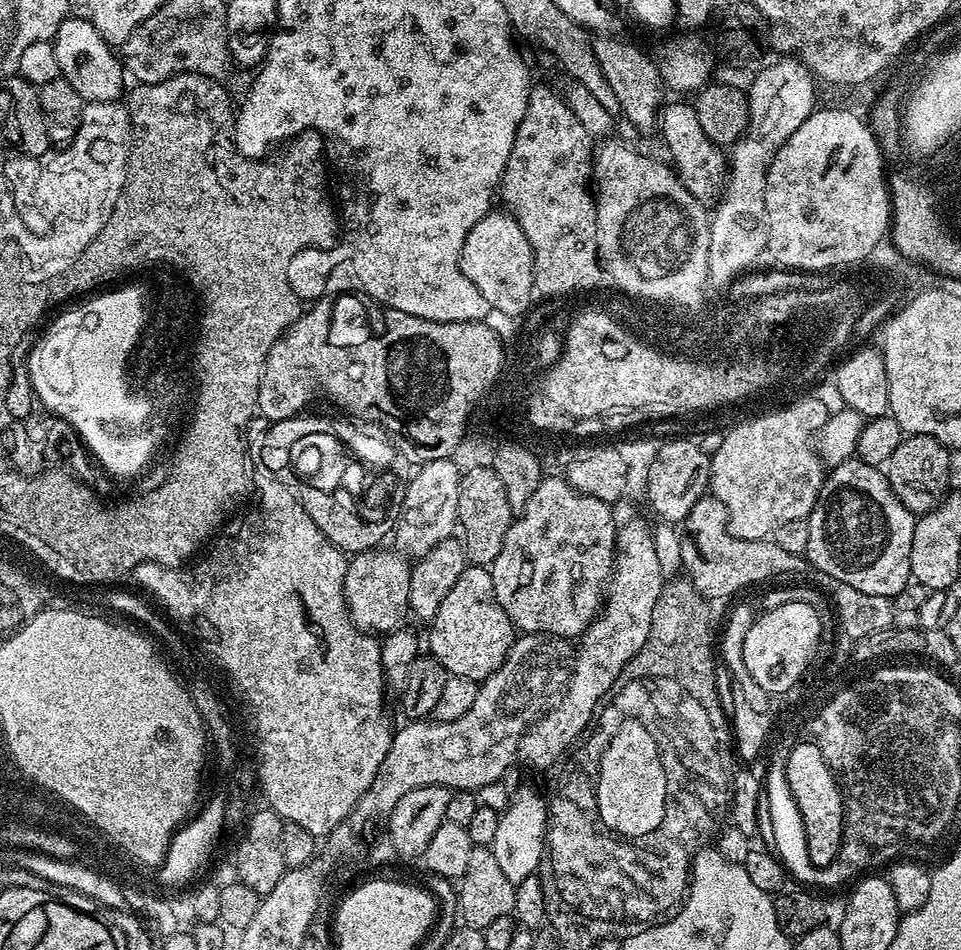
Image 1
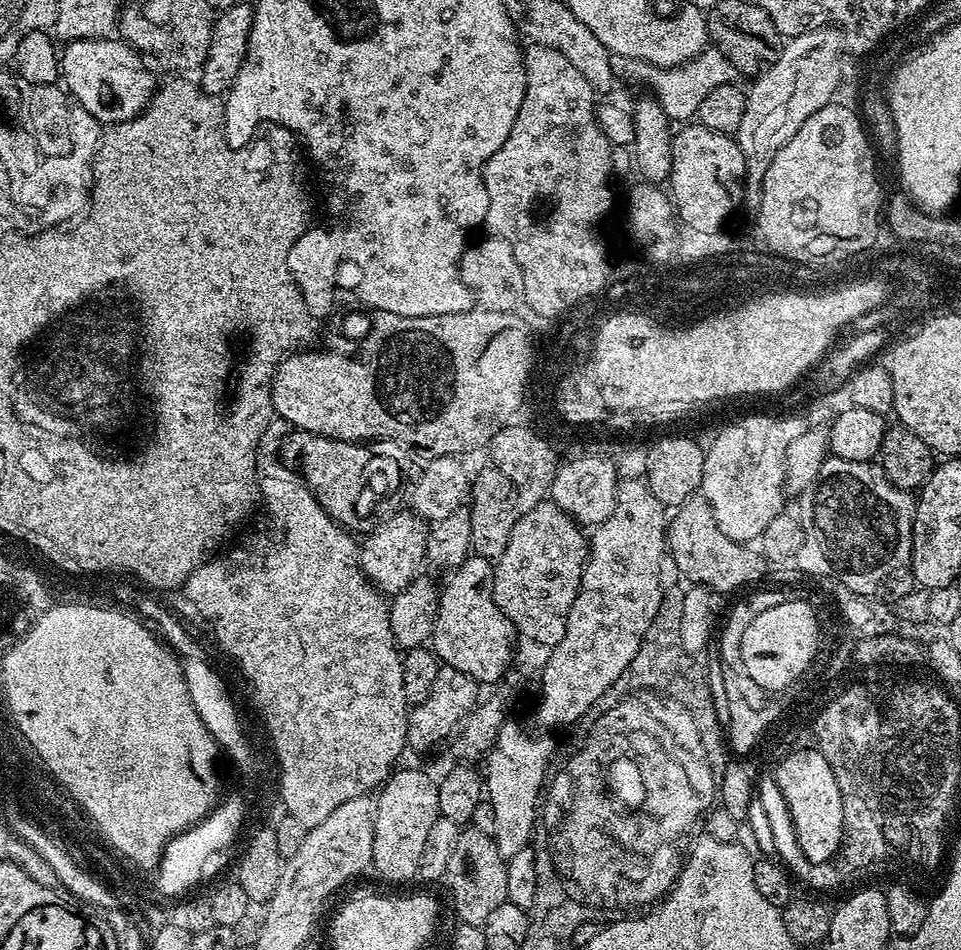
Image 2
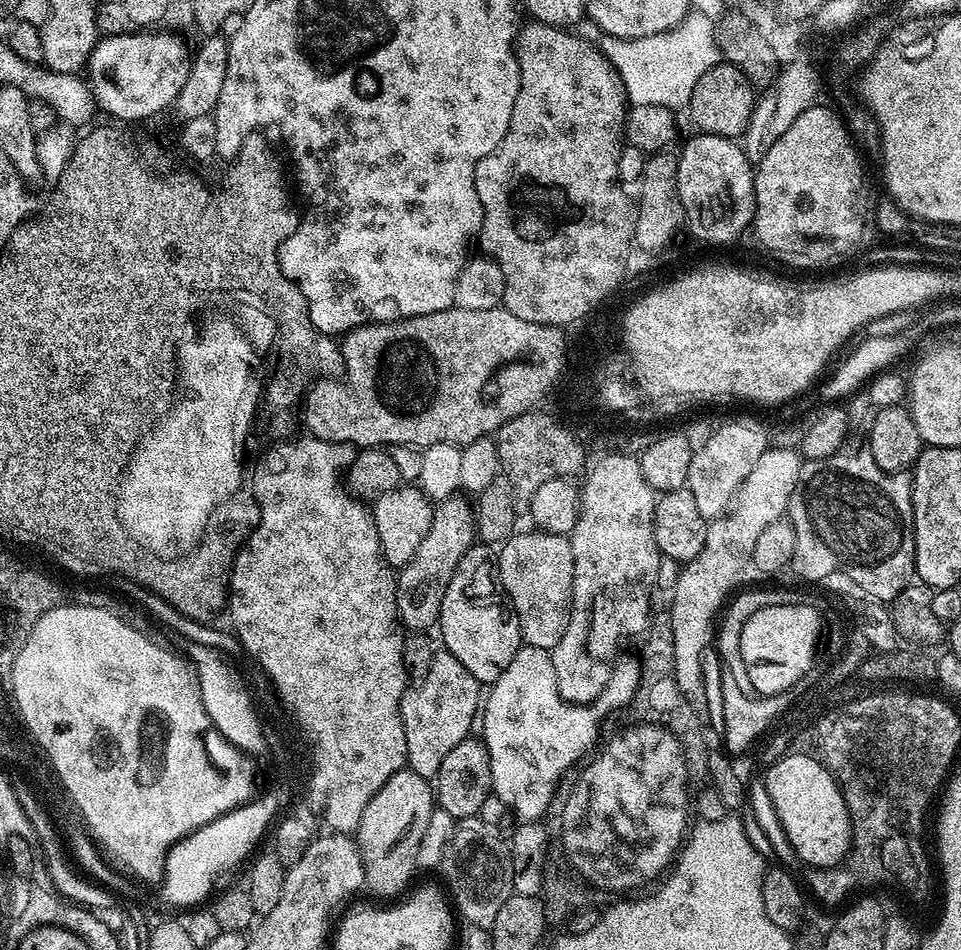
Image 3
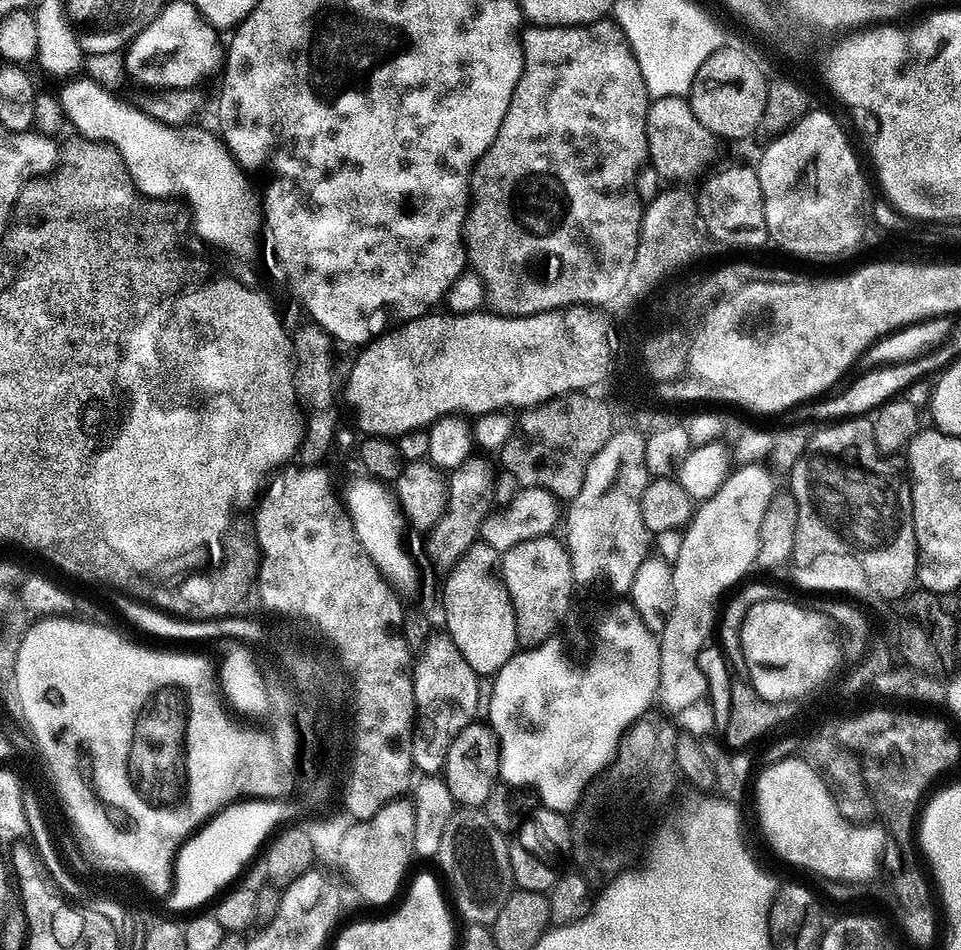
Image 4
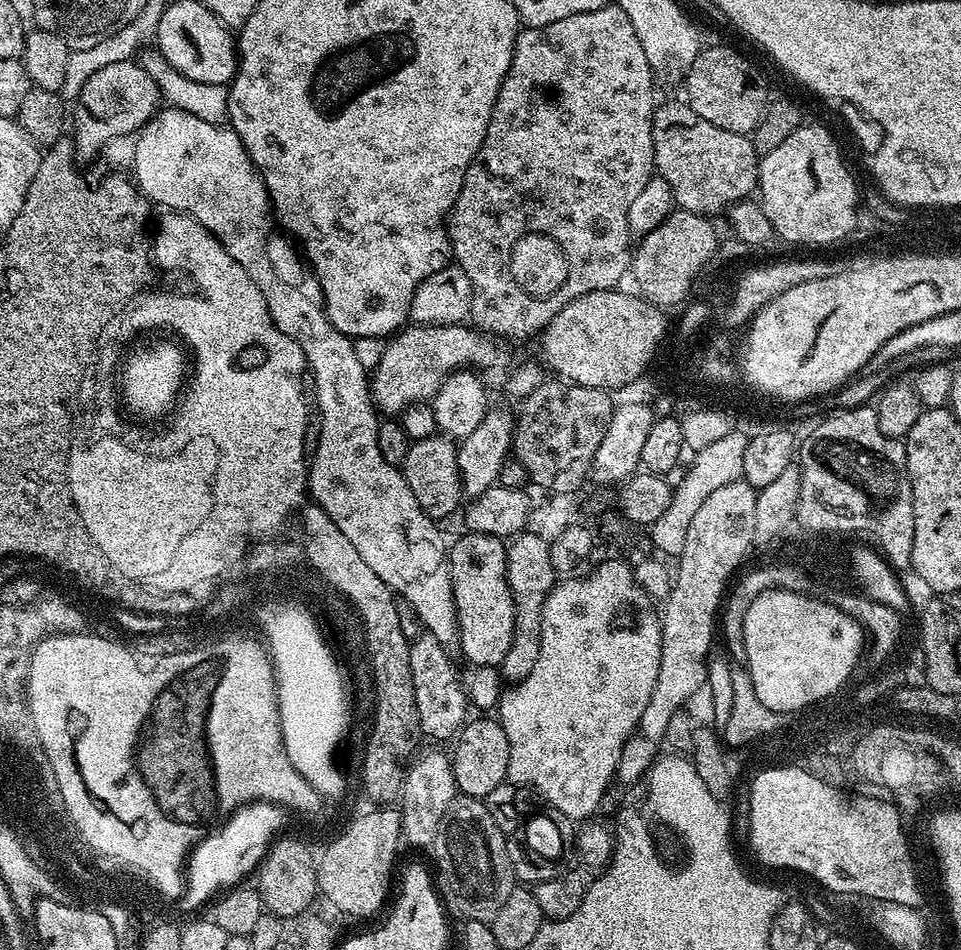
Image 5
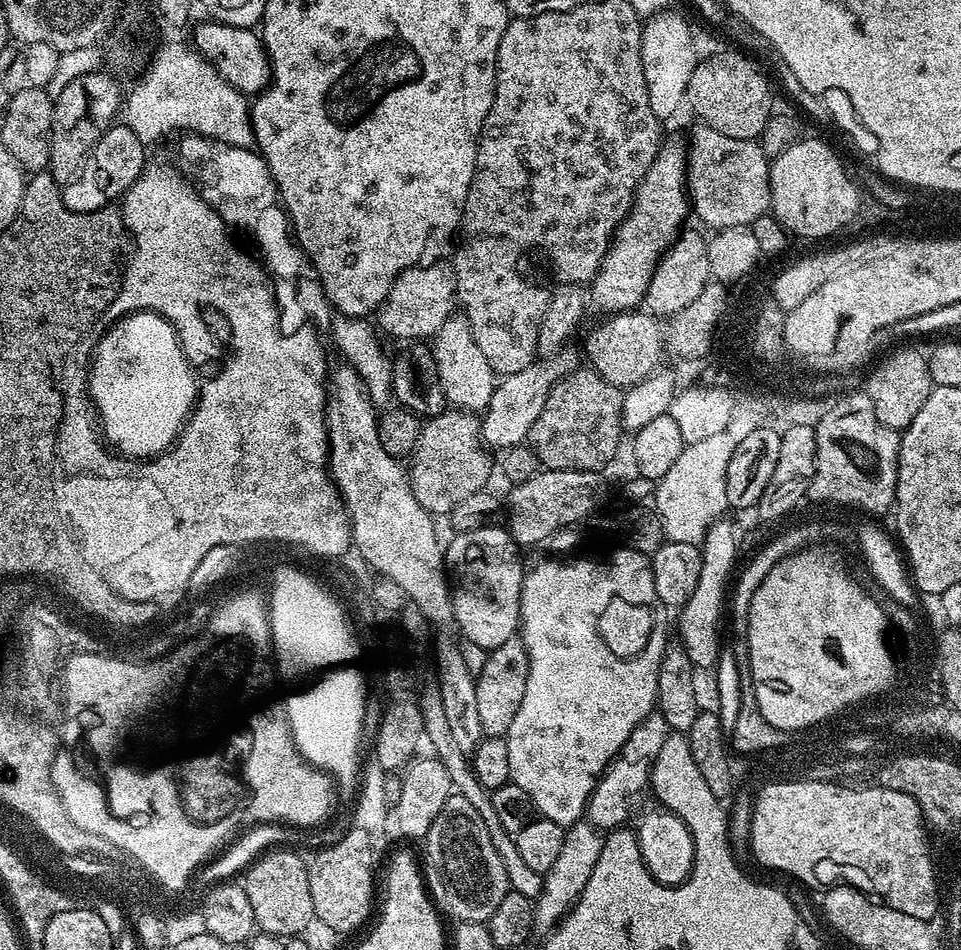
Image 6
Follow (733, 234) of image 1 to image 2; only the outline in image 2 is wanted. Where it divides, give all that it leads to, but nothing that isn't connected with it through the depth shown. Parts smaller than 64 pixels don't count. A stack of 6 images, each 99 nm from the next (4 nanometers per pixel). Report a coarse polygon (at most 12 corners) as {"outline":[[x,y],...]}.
{"outline":[[843,32],[791,37],[747,89],[734,139],[757,201],[774,154],[831,103]]}

